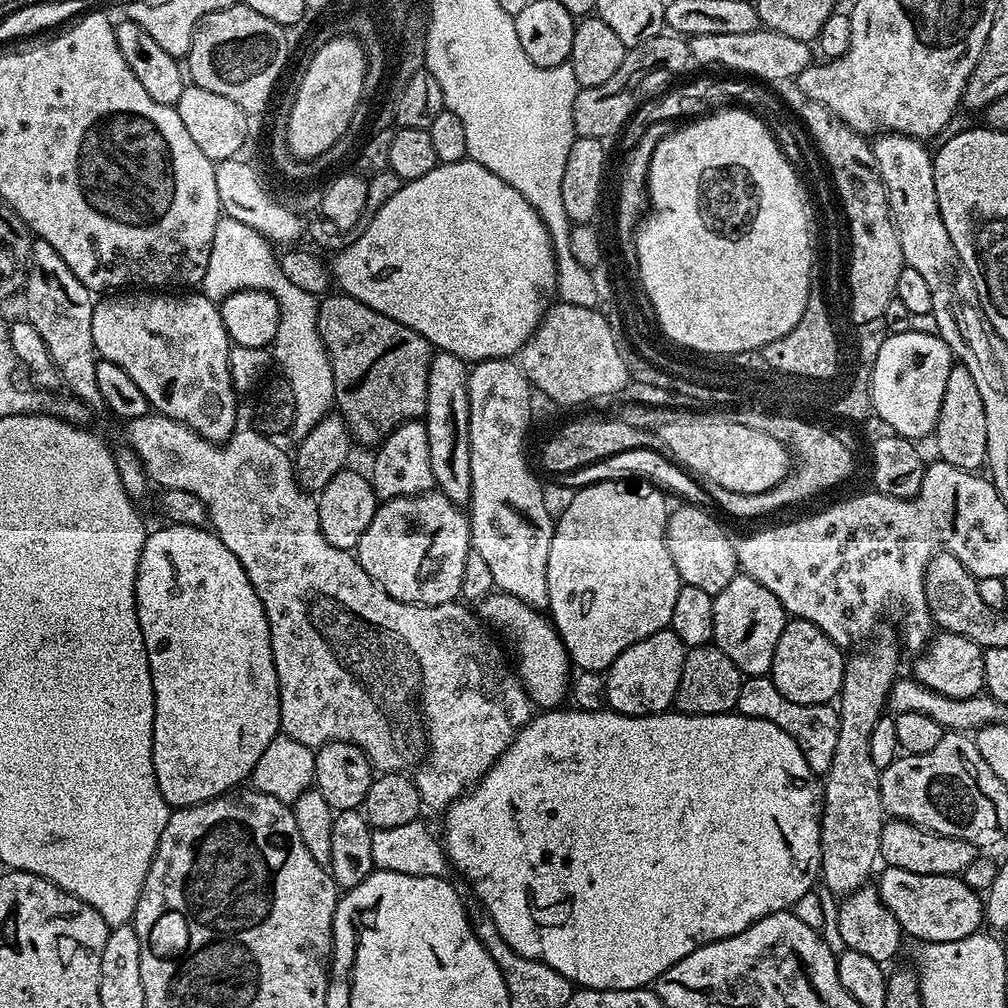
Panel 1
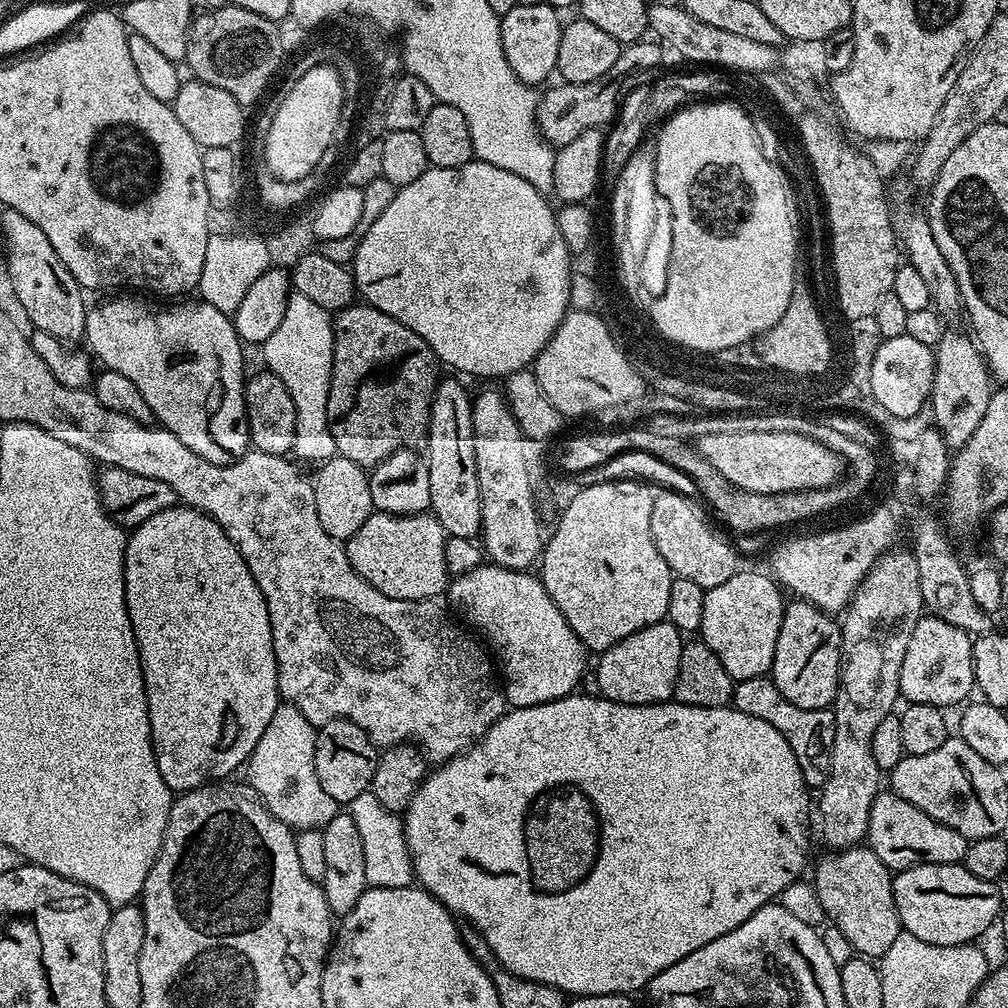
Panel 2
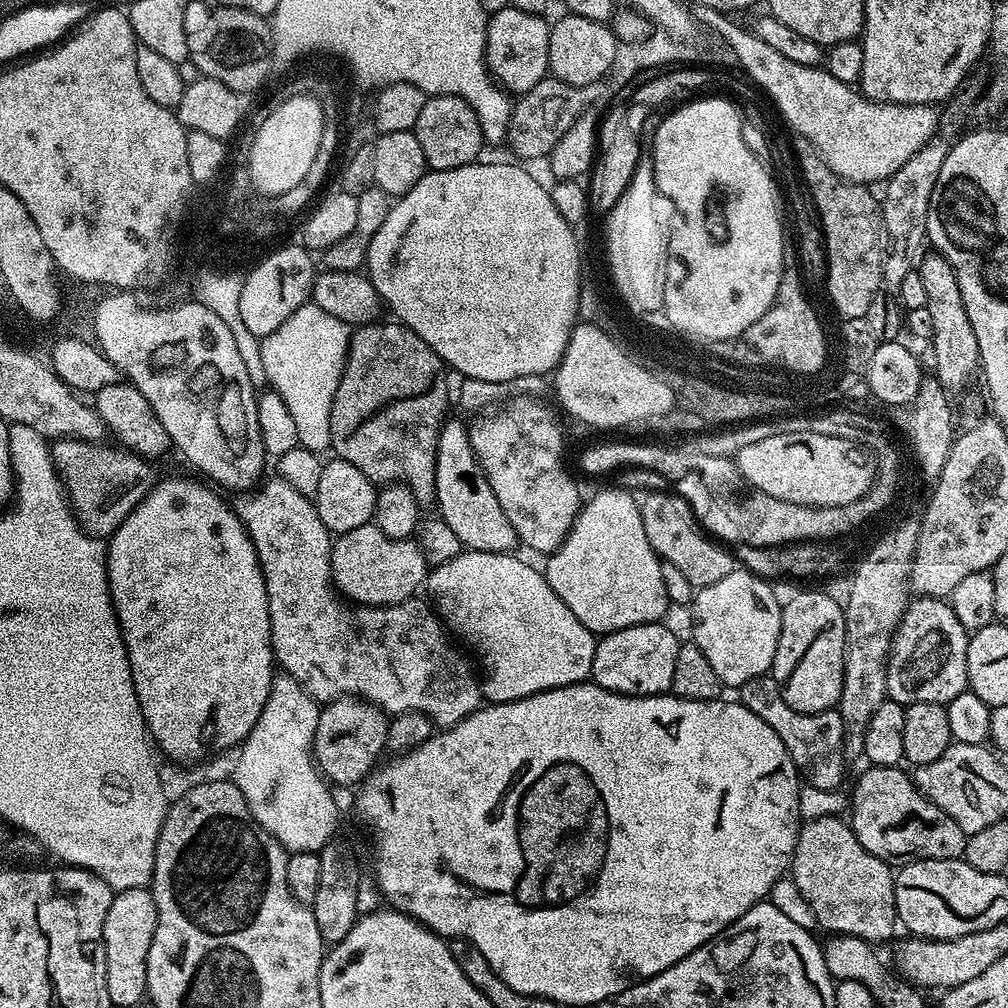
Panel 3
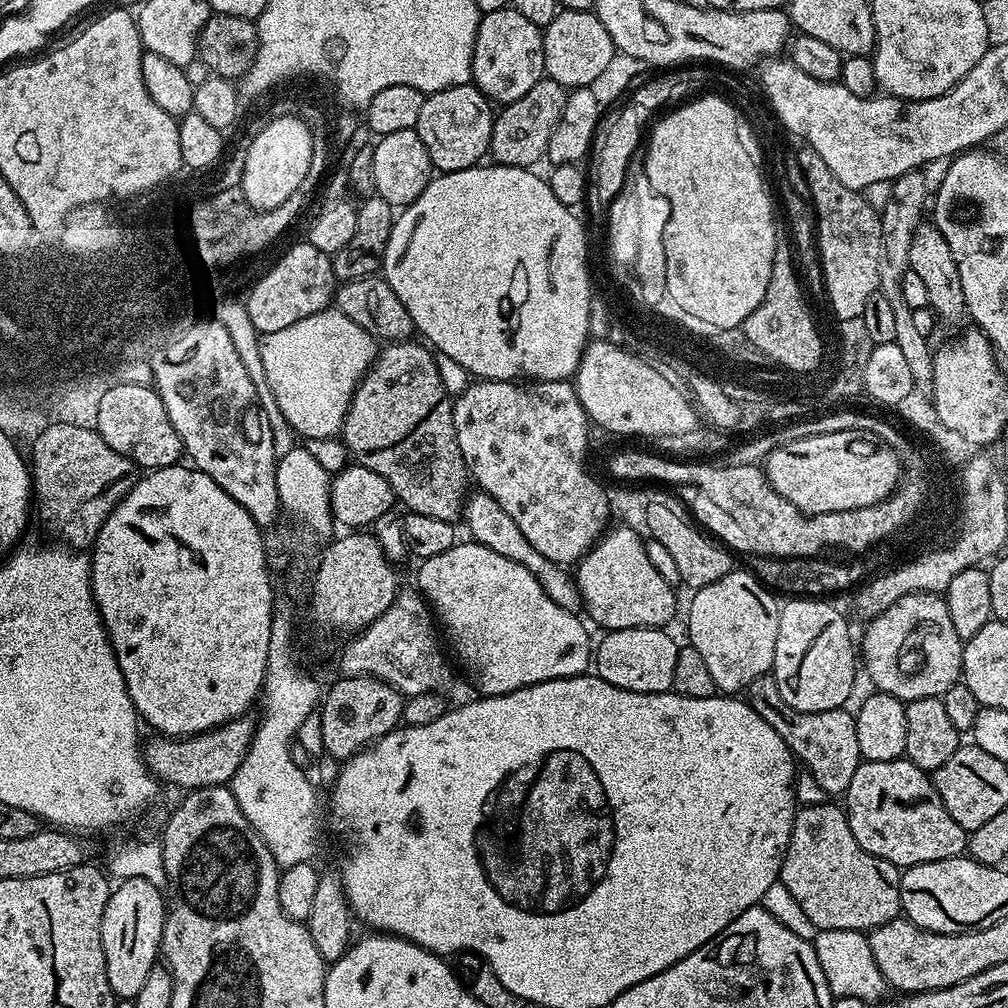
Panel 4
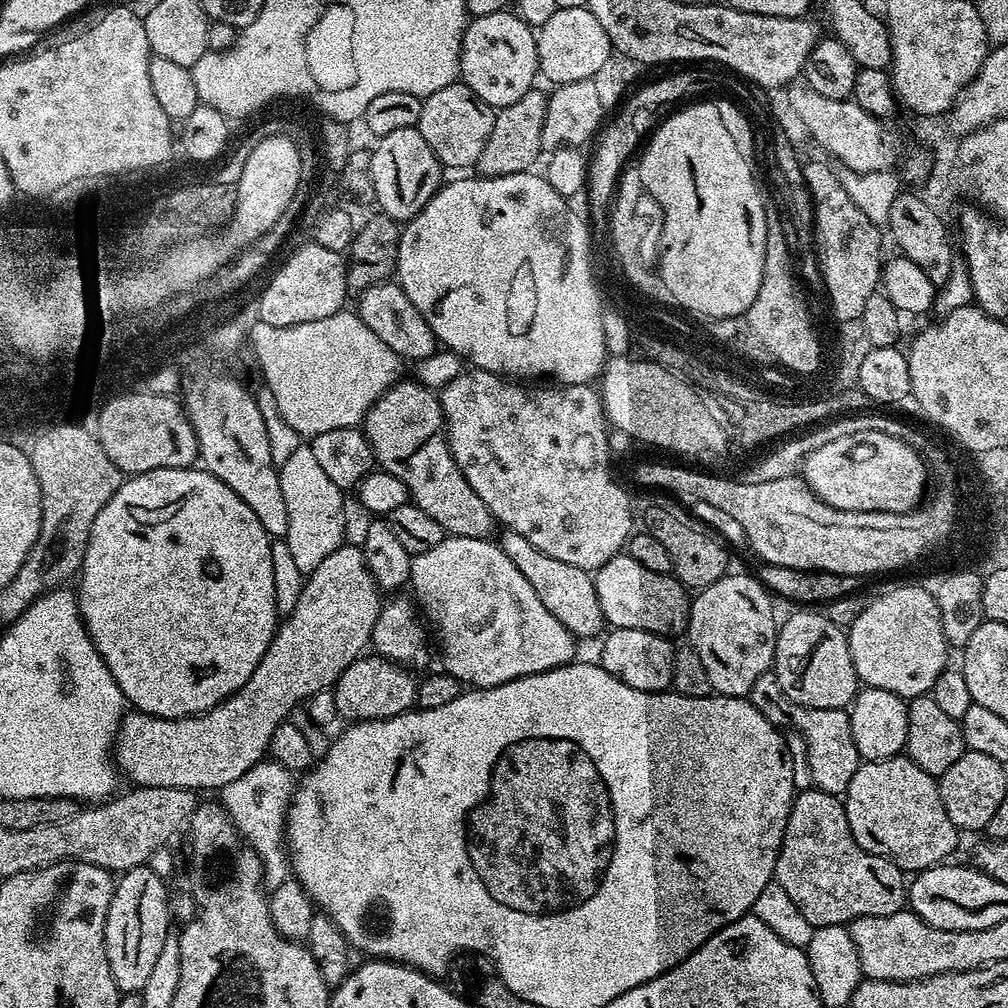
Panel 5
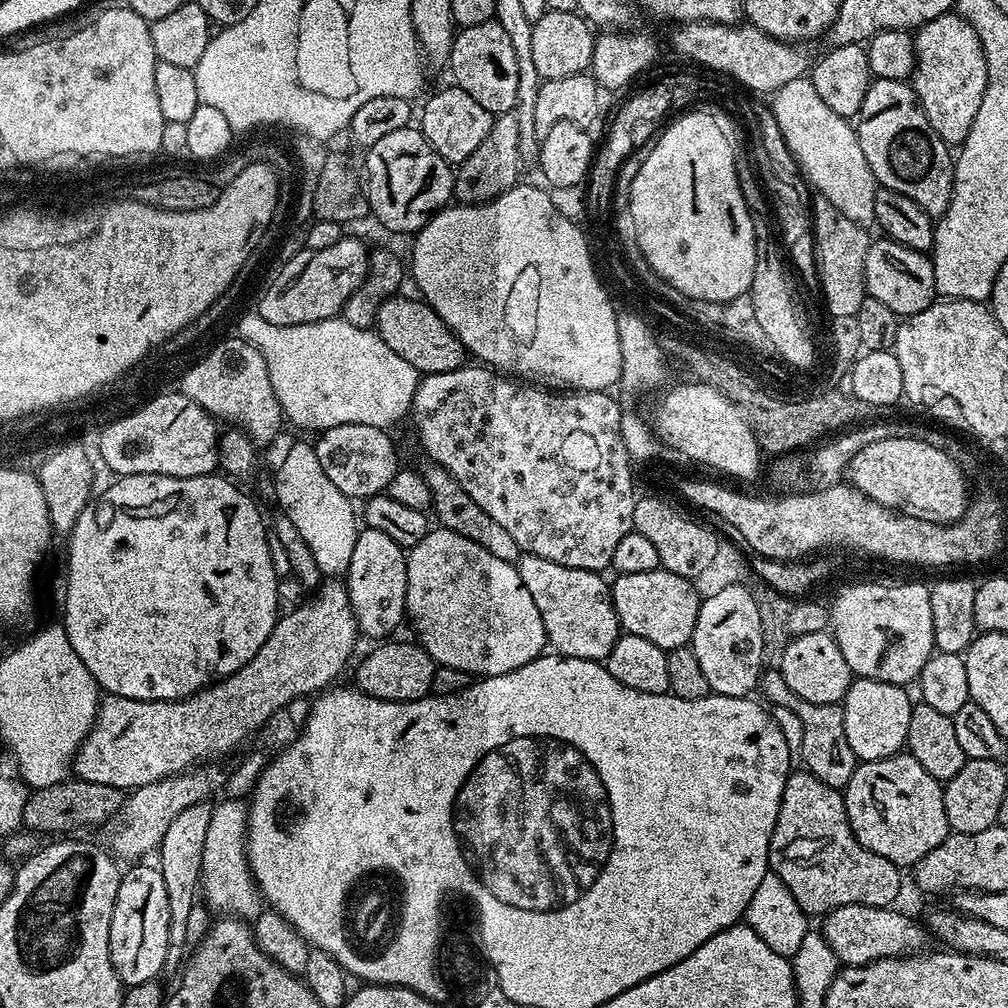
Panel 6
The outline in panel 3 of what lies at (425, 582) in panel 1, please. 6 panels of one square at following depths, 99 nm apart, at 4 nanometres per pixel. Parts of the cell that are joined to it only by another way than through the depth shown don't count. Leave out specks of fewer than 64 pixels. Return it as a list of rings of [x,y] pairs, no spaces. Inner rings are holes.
[[[369,522],[358,526],[349,532],[341,532],[332,542],[332,578],[337,593],[345,601],[351,602],[356,606],[367,606],[370,608],[382,608],[389,604],[403,604],[404,601],[413,599],[416,592],[425,583],[430,571],[430,565],[420,551],[420,545],[415,539],[405,538],[395,540],[386,534],[375,522]]]

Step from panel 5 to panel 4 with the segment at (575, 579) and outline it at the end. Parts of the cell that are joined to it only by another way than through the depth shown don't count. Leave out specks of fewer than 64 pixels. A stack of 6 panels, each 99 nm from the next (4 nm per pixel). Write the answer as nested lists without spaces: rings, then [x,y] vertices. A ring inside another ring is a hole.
[[[479,490],[473,491],[465,499],[462,520],[463,523],[468,523],[468,532],[472,535],[469,537],[475,543],[486,546],[494,550],[494,554],[502,554],[502,558],[510,558],[510,562],[518,562],[523,568],[530,570],[530,574],[534,574],[542,590],[546,590],[548,597],[558,602],[558,606],[562,606],[567,612],[576,612],[581,607],[580,589],[576,586],[573,573],[565,565],[556,564],[550,558],[538,554],[538,550],[534,550],[534,546],[526,542],[514,518],[510,518],[510,514],[506,514],[506,510],[502,510],[498,502],[494,502],[494,498]]]

